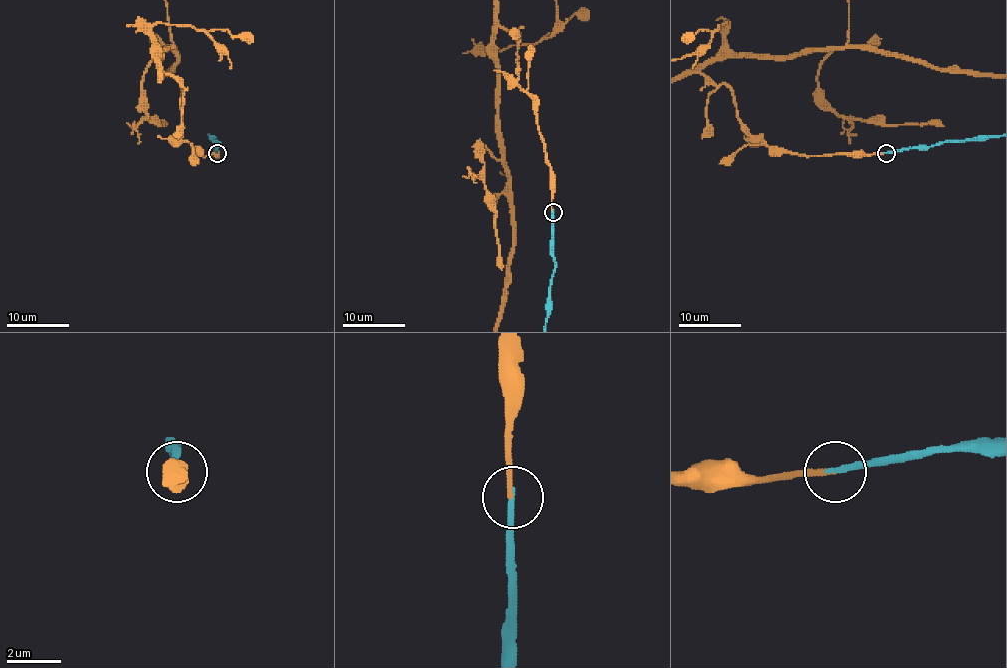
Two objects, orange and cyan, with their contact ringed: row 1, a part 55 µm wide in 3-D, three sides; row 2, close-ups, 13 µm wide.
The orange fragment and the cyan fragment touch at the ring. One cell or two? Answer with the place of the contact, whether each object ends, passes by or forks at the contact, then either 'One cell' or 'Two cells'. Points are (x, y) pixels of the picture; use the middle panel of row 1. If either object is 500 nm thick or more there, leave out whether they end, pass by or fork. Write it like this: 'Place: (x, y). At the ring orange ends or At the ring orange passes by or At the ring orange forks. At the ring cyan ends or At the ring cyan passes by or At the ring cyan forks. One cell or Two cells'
Place: (553, 212). At the ring orange ends. At the ring cyan ends. One cell

